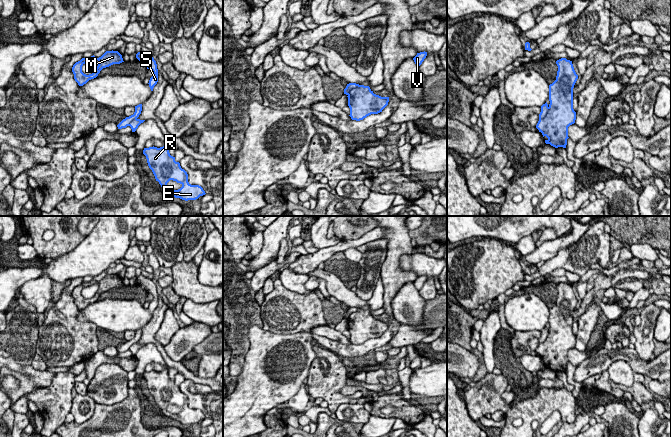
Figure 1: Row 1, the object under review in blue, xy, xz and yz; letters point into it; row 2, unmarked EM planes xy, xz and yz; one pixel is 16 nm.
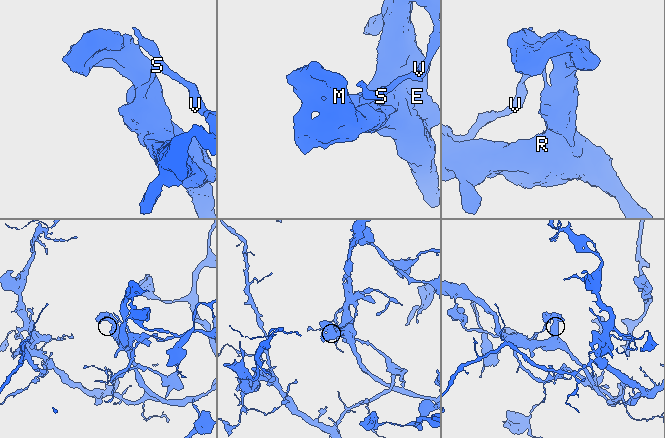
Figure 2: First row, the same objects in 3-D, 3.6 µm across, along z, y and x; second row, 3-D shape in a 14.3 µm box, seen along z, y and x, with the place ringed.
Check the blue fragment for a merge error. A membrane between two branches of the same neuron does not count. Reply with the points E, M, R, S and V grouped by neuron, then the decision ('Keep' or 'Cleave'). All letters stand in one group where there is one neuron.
Groups: E M R / S V. Cleave

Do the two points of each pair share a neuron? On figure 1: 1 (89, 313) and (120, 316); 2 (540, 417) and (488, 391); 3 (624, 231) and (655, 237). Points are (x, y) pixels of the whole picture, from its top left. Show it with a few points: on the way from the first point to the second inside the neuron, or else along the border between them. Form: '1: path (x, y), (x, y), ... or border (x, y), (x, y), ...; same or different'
1: path (97, 313), (112, 314); same
2: path (527, 410), (509, 410), (501, 404); same
3: path (632, 231), (647, 231); same

